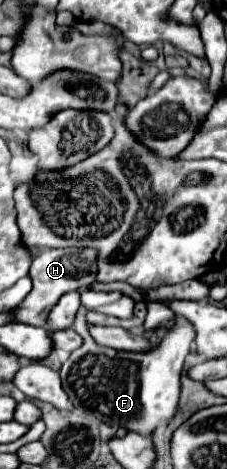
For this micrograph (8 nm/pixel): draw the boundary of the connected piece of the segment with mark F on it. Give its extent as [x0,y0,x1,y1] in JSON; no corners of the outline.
[60,318,194,434]

